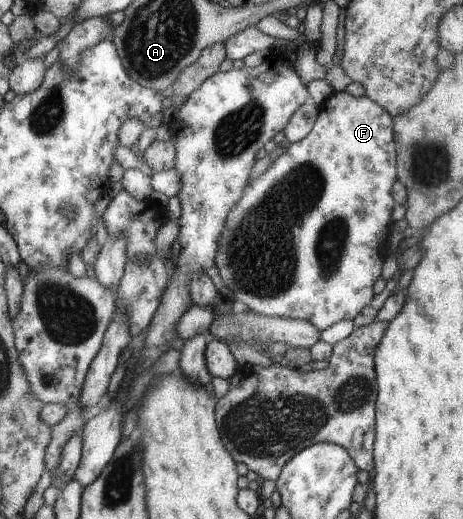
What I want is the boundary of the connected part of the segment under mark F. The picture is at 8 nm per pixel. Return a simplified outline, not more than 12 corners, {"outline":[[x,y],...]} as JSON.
{"outline":[[335,91],[216,240],[230,302],[318,333],[371,301],[392,117]]}

